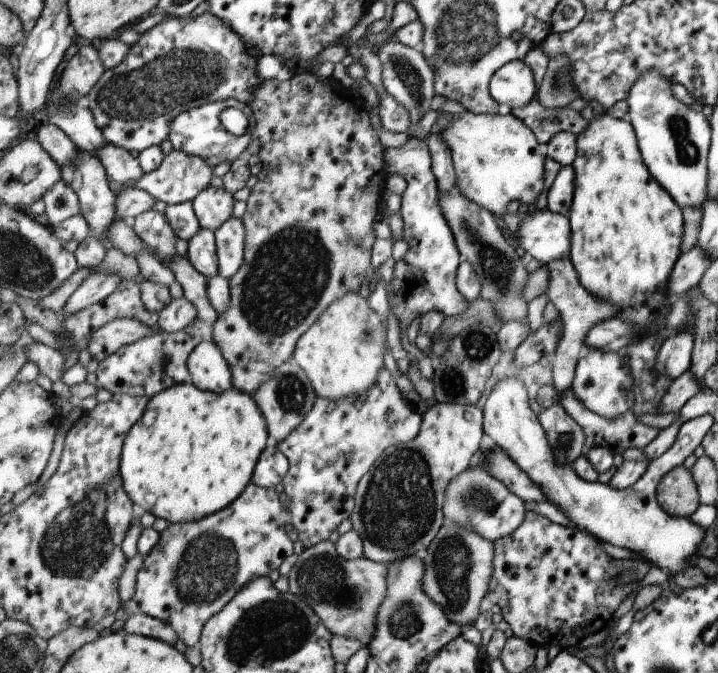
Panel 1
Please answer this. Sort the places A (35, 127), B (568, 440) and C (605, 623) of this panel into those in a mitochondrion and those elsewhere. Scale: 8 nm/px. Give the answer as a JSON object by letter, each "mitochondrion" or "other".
{"A":"other","B":"mitochondrion","C":"other"}

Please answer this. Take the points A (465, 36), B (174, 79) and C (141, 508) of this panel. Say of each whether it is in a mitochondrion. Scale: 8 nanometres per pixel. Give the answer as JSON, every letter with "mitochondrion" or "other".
{"A":"mitochondrion","B":"mitochondrion","C":"other"}

